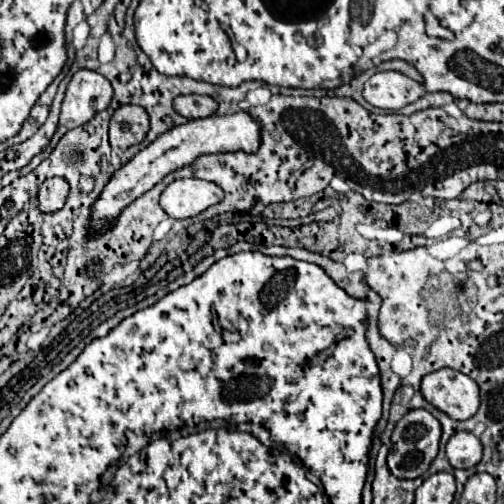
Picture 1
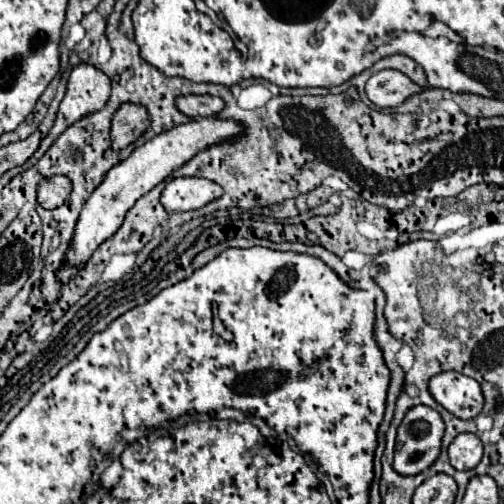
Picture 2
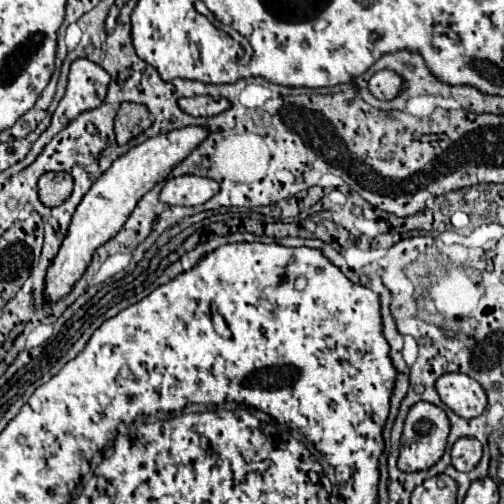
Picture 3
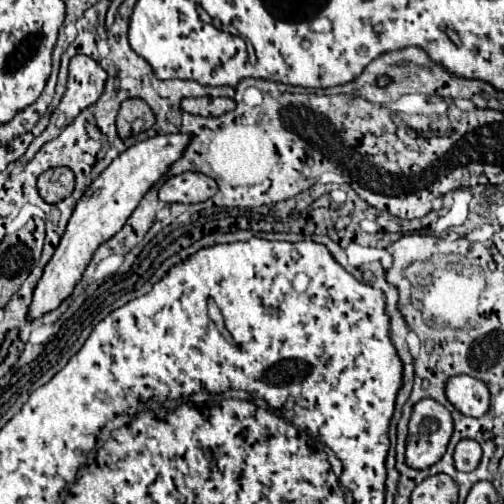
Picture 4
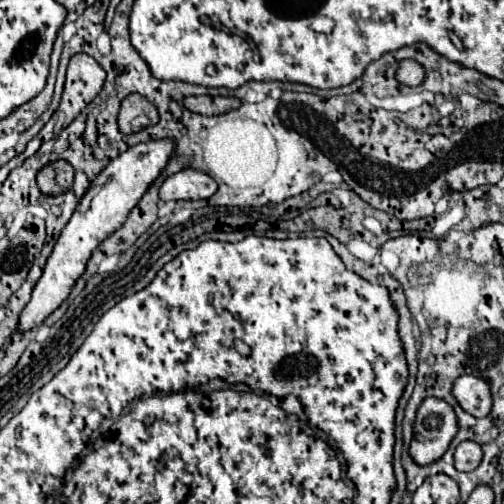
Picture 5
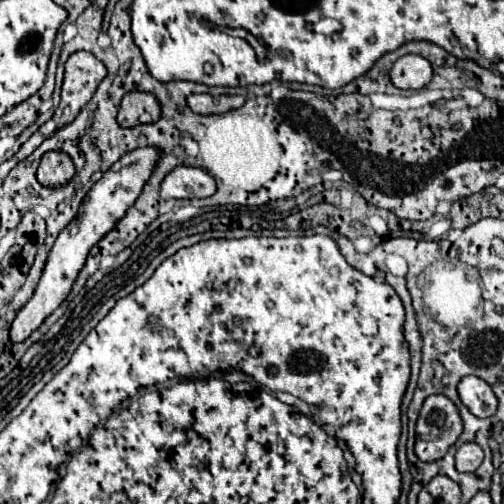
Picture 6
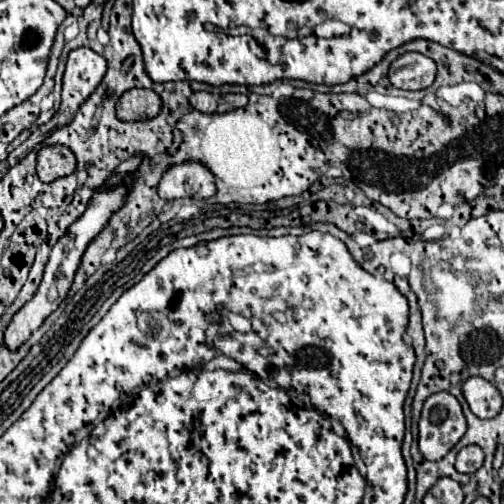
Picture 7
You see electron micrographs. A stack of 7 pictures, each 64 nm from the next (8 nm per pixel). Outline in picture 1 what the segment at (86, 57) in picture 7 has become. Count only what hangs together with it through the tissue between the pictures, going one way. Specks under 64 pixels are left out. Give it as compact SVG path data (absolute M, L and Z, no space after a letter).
M80 70L72 76L66 96L62 102L62 114L60 114L60 128L46 148L44 154L38 156L38 162L42 162L48 152L56 146L56 142L72 128L78 128L86 122L90 122L98 112L106 110L112 102L112 86L110 82L92 70Z

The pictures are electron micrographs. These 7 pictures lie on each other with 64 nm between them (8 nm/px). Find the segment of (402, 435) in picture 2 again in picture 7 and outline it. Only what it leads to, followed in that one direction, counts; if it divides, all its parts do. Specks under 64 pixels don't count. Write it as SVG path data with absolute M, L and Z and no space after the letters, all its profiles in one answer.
M448 392L428 396L418 420L418 430L420 454L426 460L444 458L466 432L466 418L460 402Z

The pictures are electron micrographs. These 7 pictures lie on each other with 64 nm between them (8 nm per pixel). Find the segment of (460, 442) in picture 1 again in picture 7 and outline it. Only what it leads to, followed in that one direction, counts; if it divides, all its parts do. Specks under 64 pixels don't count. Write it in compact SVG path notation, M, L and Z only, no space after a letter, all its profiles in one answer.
M464 446L456 456L456 470L464 474L476 472L484 462L484 452L480 446Z

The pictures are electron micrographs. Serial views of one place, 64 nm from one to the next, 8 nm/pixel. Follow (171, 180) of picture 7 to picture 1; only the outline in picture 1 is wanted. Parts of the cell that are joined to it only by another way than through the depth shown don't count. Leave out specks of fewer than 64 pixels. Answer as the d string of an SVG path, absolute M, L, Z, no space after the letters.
M182 178L174 180L160 196L160 206L164 212L176 220L192 218L204 212L208 206L214 206L224 200L224 192L220 186L198 180L198 178Z

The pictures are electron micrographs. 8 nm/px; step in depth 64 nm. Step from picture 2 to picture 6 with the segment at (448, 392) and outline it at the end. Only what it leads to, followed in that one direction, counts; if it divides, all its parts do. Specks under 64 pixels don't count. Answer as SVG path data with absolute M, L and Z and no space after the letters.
M464 376L458 382L458 396L462 404L478 418L488 418L498 408L498 400L492 388L478 376Z

